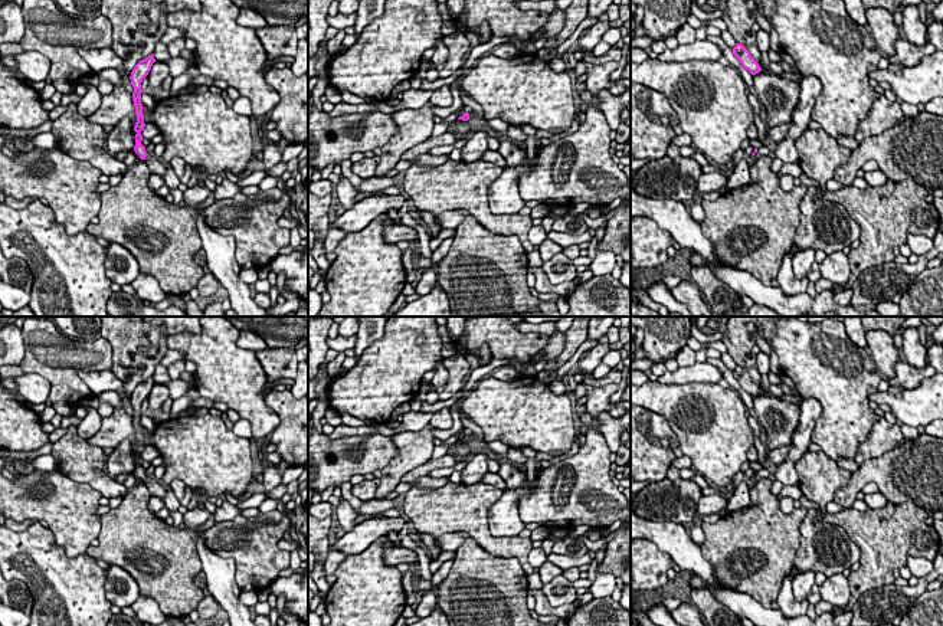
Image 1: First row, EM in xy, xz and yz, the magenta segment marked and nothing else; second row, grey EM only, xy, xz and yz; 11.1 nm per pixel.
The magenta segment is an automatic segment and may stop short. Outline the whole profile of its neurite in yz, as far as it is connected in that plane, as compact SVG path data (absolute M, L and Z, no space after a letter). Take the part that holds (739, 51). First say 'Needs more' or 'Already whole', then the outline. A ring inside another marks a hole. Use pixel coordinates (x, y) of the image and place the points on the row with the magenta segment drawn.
Already whole. M737 43L733 47L733 55L740 60L741 66L747 69L752 75L756 75L762 71L760 65L752 58L750 52L741 43Z

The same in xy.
Needs more. M151 53L148 58L140 60L135 68L131 72L131 85L134 88L132 92L132 101L134 101L134 106L135 106L135 115L137 115L137 122L134 127L135 134L135 145L134 145L134 151L140 155L141 160L145 161L148 170L151 174L160 174L161 177L164 177L166 168L167 165L161 164L157 157L154 157L153 154L148 154L145 151L145 147L141 144L143 141L143 135L141 131L144 130L145 124L144 124L144 114L143 114L143 104L141 104L141 82L143 79L148 75L148 72L151 71L153 63L155 62L154 55Z

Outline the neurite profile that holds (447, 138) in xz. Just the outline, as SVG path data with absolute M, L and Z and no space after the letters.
M448 130L446 132L435 138L428 138L426 141L412 147L410 150L402 154L402 160L413 161L419 155L428 154L435 147L454 145L455 142L456 142L455 135L452 134L451 130Z

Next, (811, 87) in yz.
M811 75L800 81L799 102L792 112L792 125L788 135L776 144L772 155L782 160L785 164L798 161L796 140L809 128L811 112L815 105L816 96L821 94L821 81Z

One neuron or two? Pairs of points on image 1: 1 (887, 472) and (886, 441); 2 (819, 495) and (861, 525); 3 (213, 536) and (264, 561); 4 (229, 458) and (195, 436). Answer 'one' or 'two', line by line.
1: two
2: two
3: one
4: one

